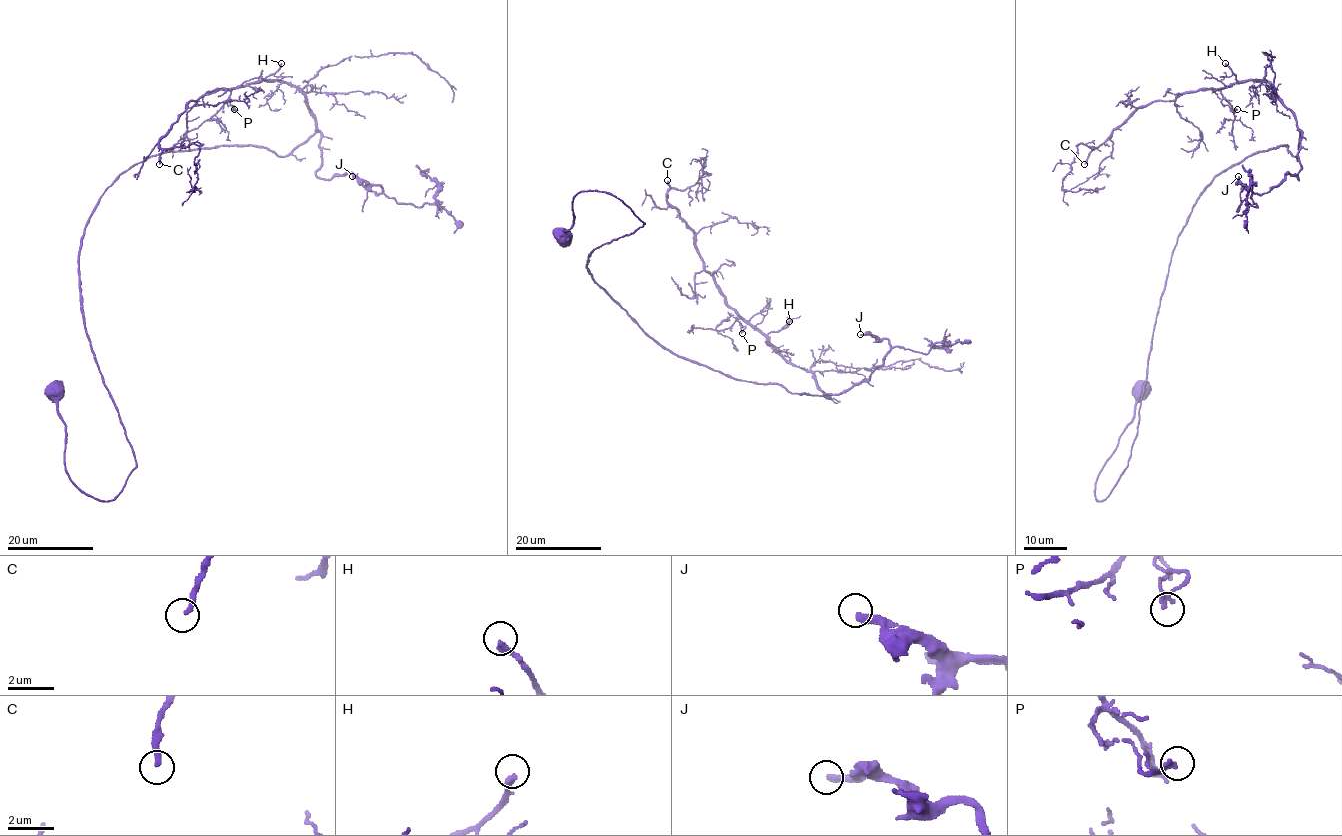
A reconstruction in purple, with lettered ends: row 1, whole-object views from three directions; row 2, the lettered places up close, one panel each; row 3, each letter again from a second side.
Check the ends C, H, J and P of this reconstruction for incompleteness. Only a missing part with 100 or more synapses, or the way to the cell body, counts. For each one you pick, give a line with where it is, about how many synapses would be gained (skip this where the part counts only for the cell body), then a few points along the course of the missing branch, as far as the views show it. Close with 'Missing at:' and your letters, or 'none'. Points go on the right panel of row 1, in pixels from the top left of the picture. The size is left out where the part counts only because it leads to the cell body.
J: Place: (1238, 176). Roughly 200 synapses. Course of what is missing: (1238, 176), (1203, 154), (1166, 148), (1108, 177), (1090, 167), (1053, 207), (1048, 262)
Missing at: J

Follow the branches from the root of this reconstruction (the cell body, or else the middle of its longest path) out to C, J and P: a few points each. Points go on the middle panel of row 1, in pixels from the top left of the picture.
C: (563, 236), (579, 192), (620, 199), (644, 223), (587, 270), (646, 333), (822, 395), (727, 303), (667, 180)
J: (563, 236), (579, 192), (620, 199), (644, 223), (591, 277), (738, 379), (840, 394), (890, 349), (860, 334)
P: (563, 236), (579, 192), (620, 199), (644, 223), (587, 270), (646, 333), (823, 394), (737, 317), (742, 333)

